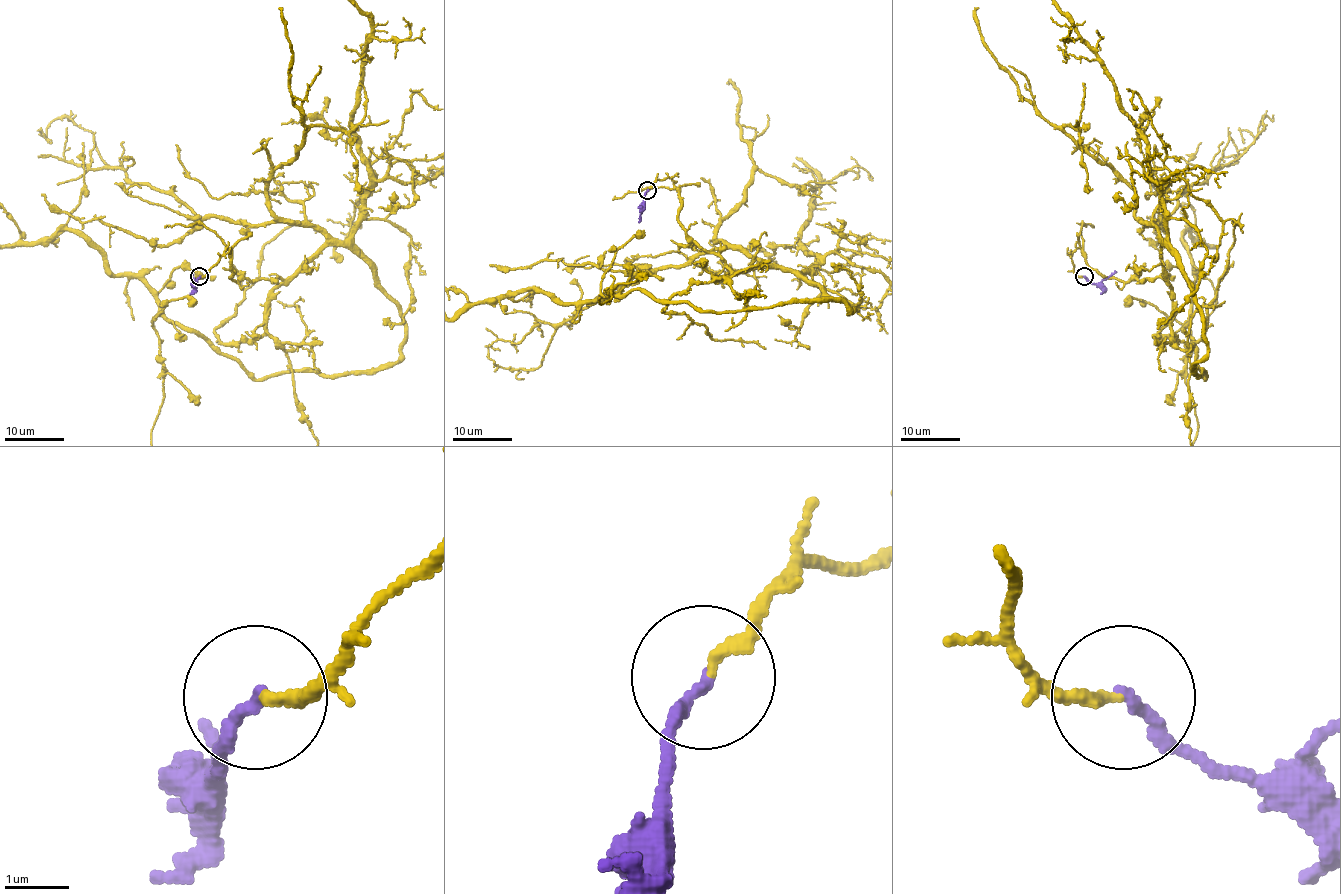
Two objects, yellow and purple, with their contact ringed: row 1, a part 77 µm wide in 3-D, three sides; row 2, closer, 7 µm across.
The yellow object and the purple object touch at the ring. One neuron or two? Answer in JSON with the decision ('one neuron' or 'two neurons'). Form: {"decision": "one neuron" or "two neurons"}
{"decision": "one neuron"}

